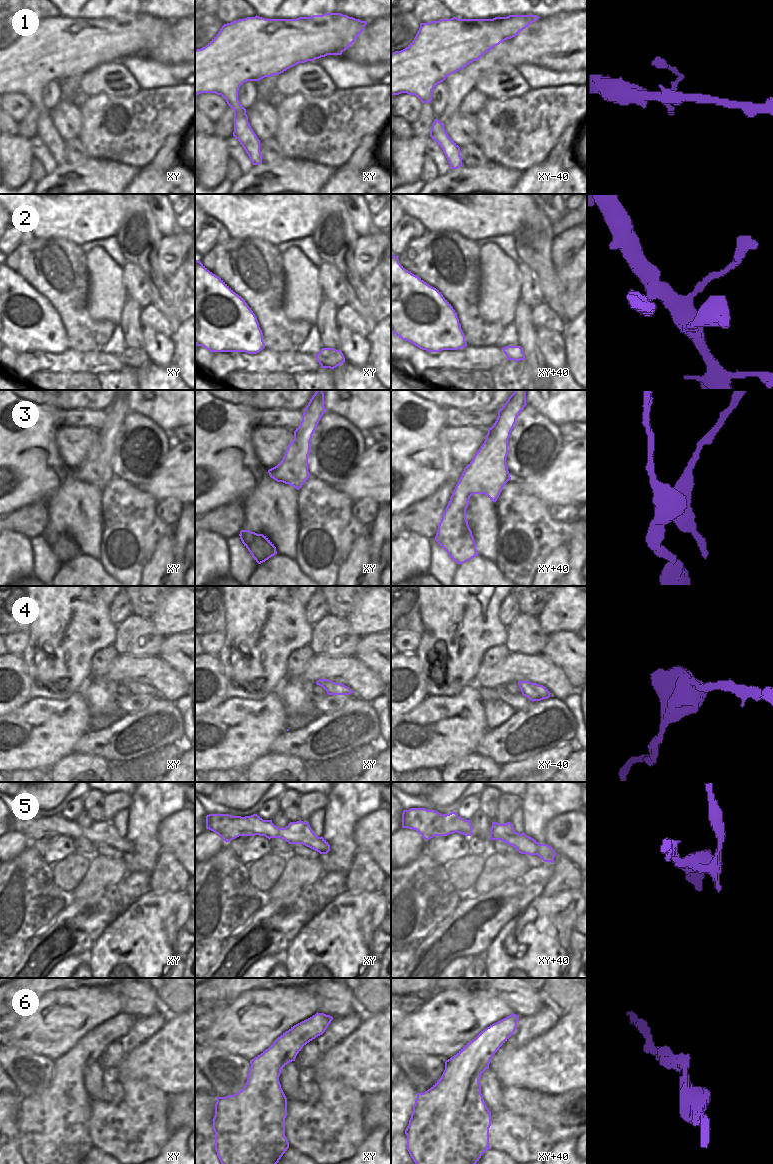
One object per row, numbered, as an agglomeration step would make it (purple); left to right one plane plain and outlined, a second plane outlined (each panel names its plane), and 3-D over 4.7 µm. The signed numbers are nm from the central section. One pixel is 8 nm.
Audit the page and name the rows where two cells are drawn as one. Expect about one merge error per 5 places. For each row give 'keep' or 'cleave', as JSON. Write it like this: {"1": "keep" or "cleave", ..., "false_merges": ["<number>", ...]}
{"1": "keep", "2": "keep", "3": "cleave", "4": "keep", "5": "cleave", "6": "keep", "false_merges": ["3", "5"]}

